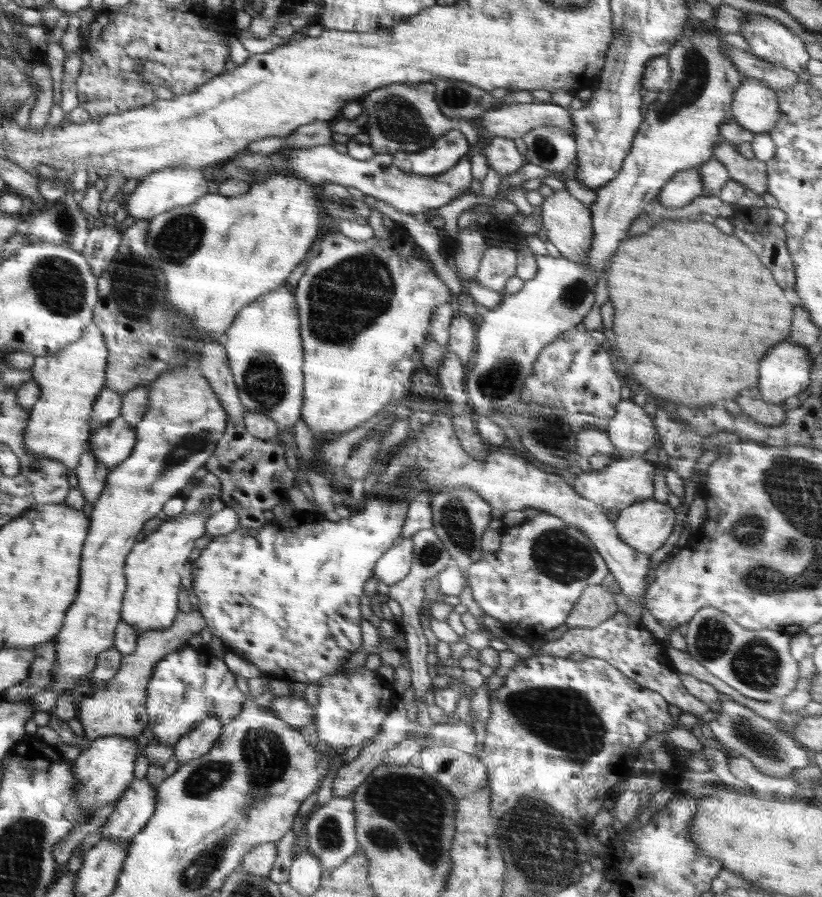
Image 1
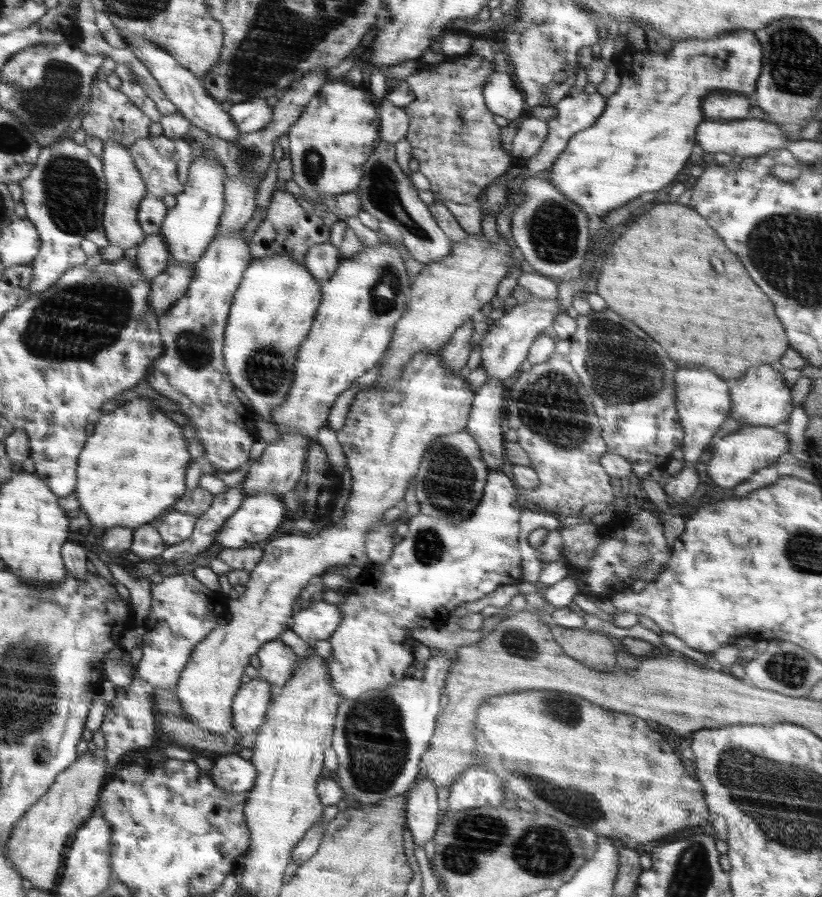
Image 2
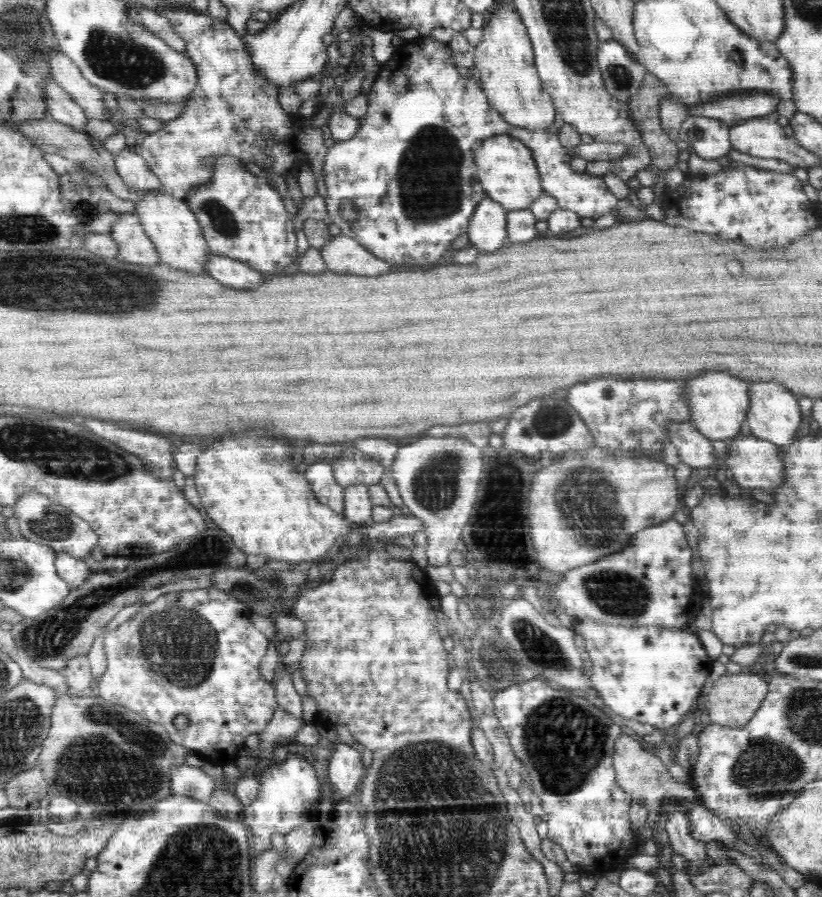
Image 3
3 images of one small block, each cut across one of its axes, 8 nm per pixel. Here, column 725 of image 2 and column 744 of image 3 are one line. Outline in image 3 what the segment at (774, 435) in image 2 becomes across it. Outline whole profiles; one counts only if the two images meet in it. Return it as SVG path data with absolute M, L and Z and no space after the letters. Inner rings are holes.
M739 434L730 439L725 464L731 470L735 482L742 488L760 488L771 493L774 488L786 482L786 469L779 448L778 445L754 435Z

